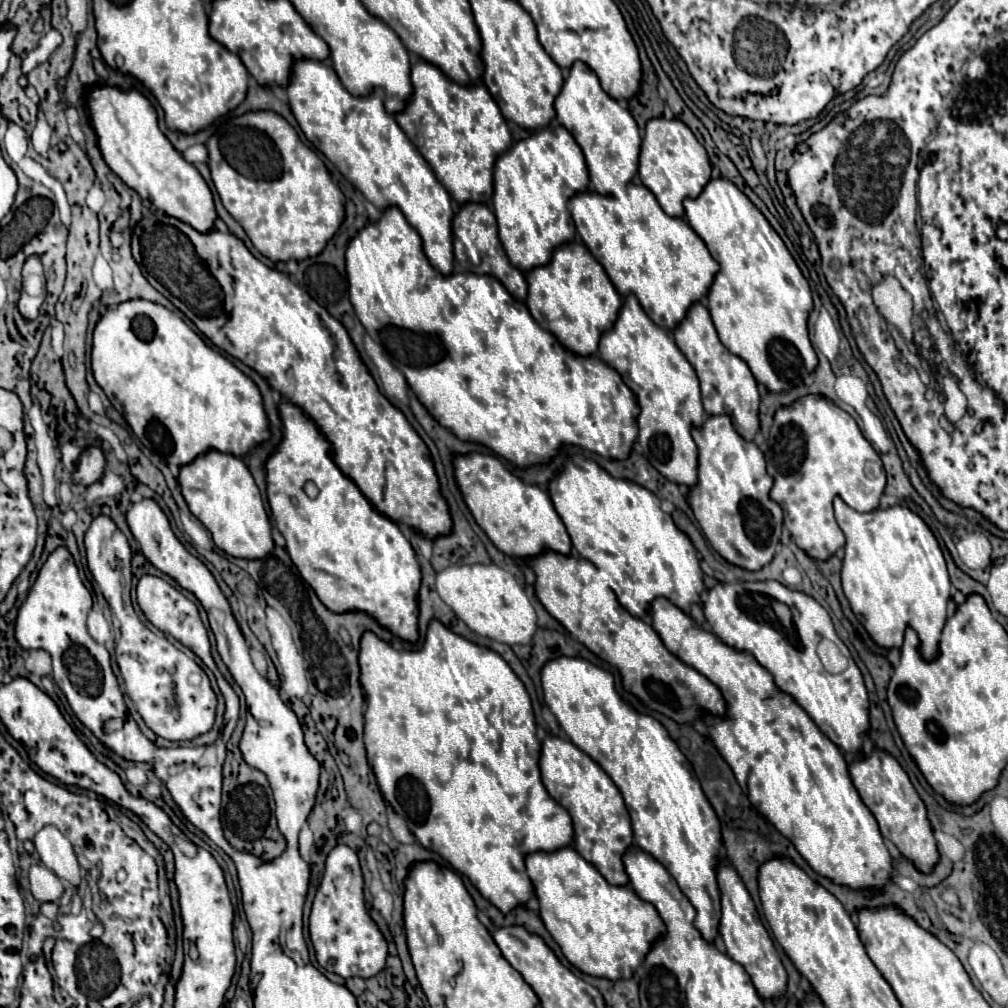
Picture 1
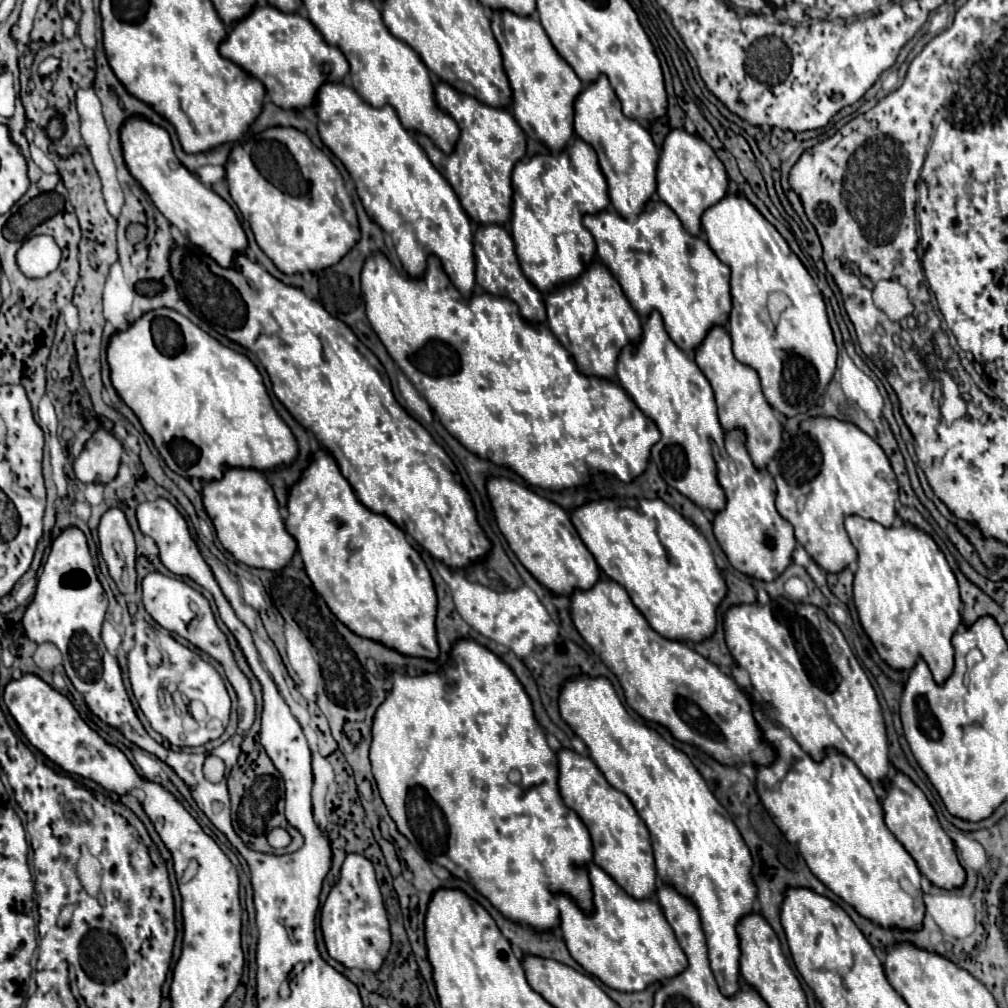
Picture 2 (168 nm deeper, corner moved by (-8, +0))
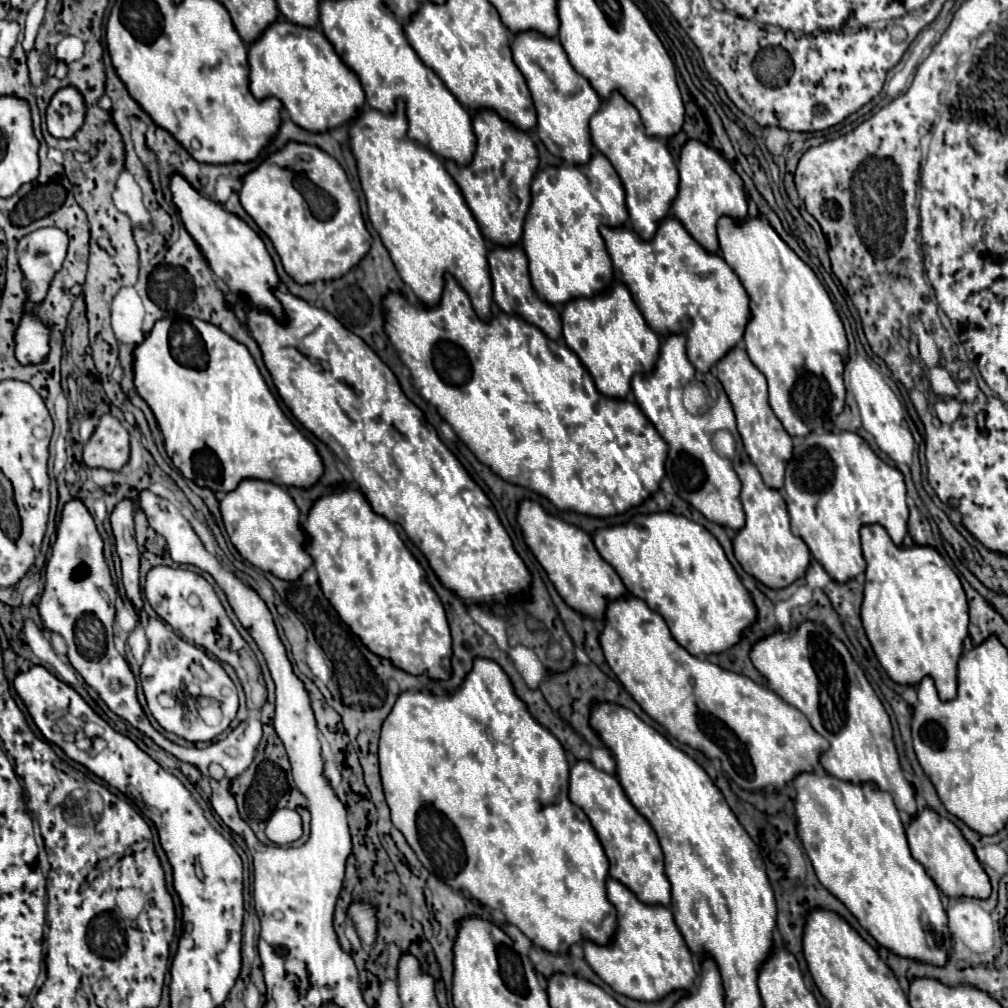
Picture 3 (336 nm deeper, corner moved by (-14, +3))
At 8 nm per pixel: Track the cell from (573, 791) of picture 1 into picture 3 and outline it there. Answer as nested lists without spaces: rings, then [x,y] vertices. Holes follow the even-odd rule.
[[[578,761],[570,771],[570,801],[588,815],[610,861],[610,877],[626,885],[640,901],[670,907],[670,885],[664,877],[664,859],[656,833],[634,809],[620,781],[614,775],[596,769],[590,761]]]

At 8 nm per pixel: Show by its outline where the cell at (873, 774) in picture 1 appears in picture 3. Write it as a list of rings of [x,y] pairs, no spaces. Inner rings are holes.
[[[924,809],[918,813],[918,817],[910,823],[908,829],[908,843],[912,857],[924,867],[924,871],[932,877],[936,887],[946,897],[974,897],[974,899],[988,899],[992,893],[990,879],[986,871],[982,869],[980,861],[976,859],[976,853],[972,845],[964,839],[962,831],[954,825],[942,819],[932,809]]]

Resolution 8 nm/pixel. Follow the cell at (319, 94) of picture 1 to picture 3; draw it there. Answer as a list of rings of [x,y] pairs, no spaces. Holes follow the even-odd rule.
[[[398,101],[398,107],[392,115],[370,109],[370,111],[362,111],[360,117],[350,123],[350,147],[358,161],[358,175],[360,175],[362,191],[366,195],[370,223],[380,235],[384,247],[388,249],[400,279],[416,293],[420,303],[428,307],[438,305],[444,291],[444,275],[450,273],[472,299],[478,317],[488,323],[492,319],[492,281],[488,269],[486,241],[458,185],[452,181],[452,177],[448,177],[442,159],[434,155],[430,149],[414,141],[408,141],[406,133],[408,133],[408,121],[404,115],[402,101]]]

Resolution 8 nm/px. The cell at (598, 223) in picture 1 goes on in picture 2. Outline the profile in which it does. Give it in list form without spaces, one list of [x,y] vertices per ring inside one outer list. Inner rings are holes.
[[[650,200],[632,222],[612,210],[586,214],[582,222],[596,240],[598,258],[610,268],[632,308],[640,316],[658,310],[678,348],[690,354],[714,324],[728,320],[730,268],[718,260],[706,240],[684,230],[670,206]]]

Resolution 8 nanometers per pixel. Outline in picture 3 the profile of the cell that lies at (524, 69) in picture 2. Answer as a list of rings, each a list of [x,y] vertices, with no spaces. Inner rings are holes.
[[[528,31],[514,35],[514,63],[522,71],[538,113],[536,133],[546,149],[570,165],[586,165],[592,159],[592,137],[588,121],[602,107],[602,99],[592,85],[574,71],[564,47],[558,39],[546,39],[540,33]]]

